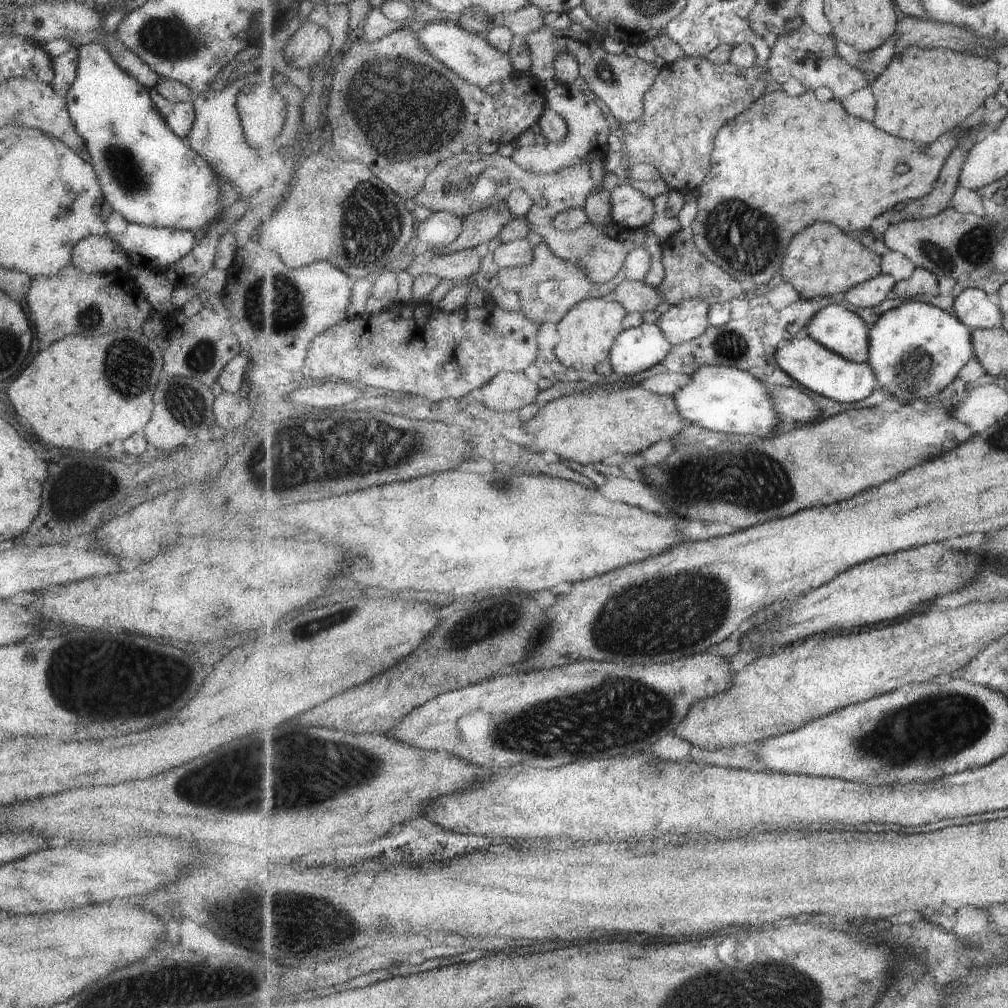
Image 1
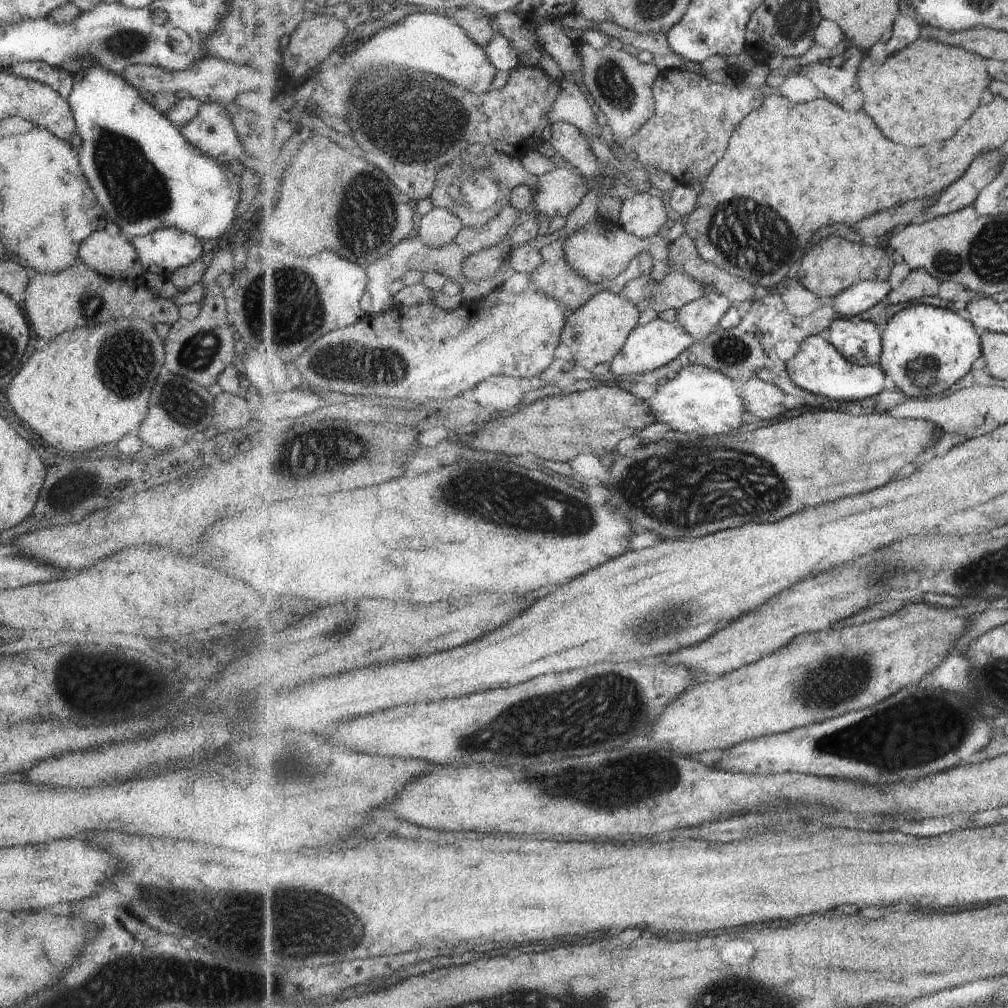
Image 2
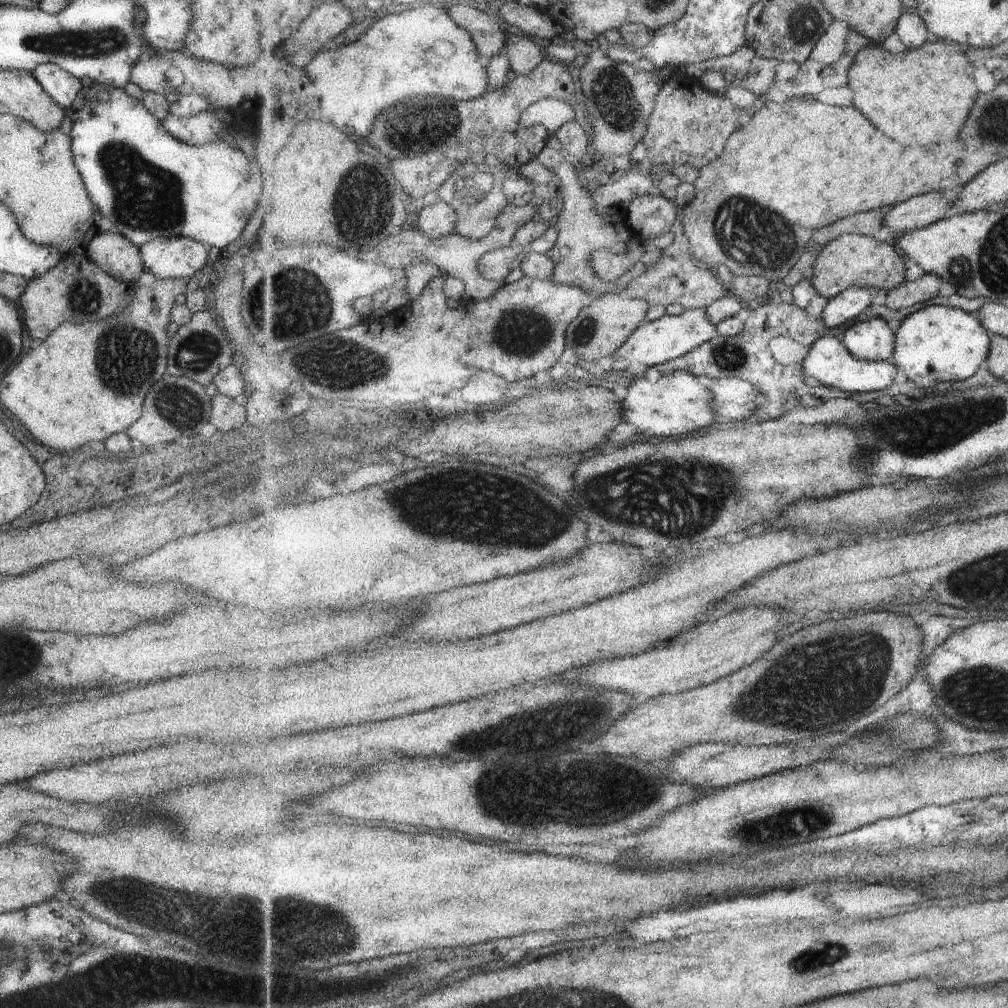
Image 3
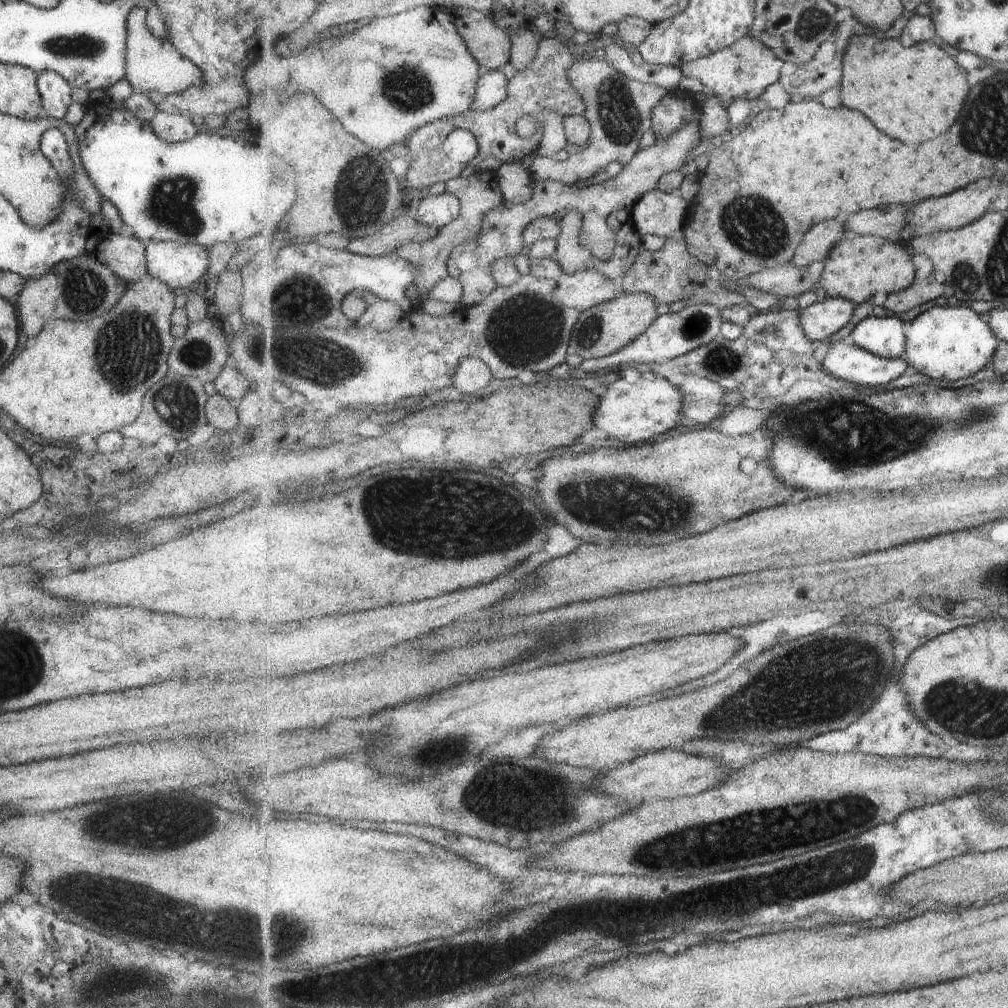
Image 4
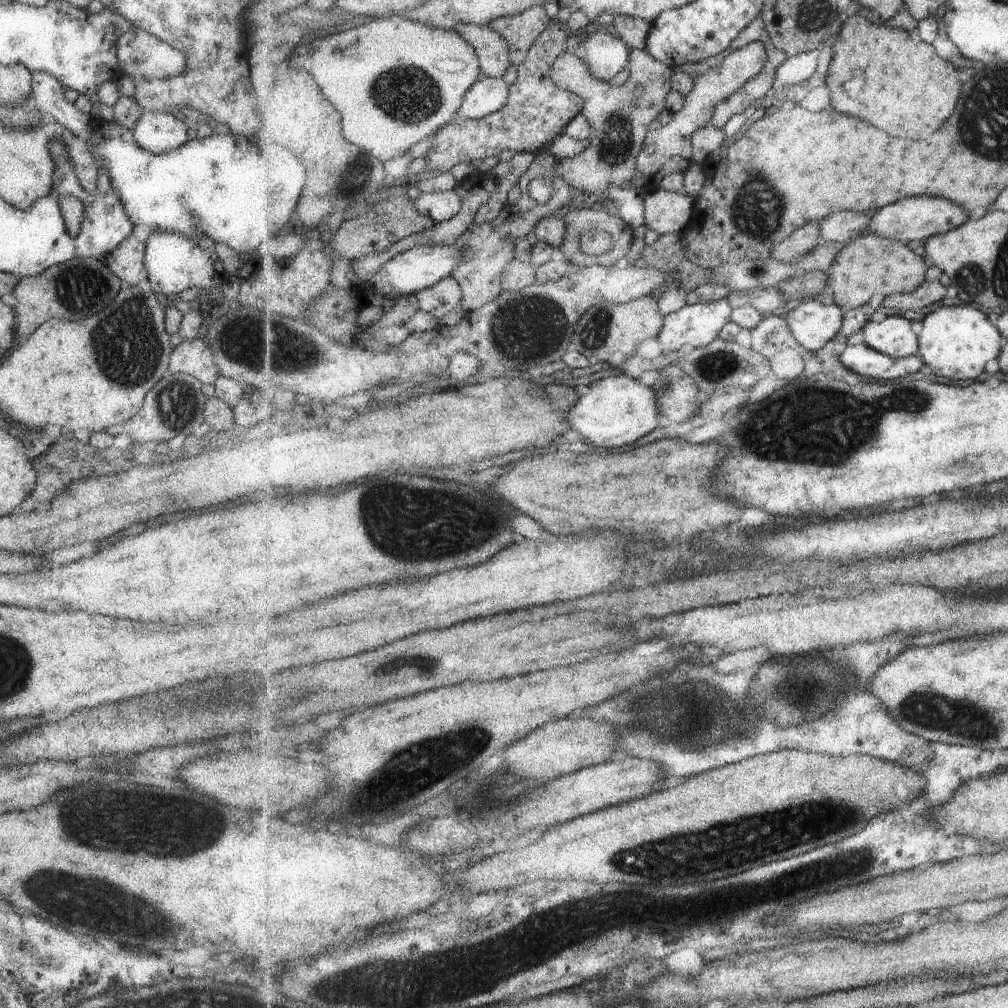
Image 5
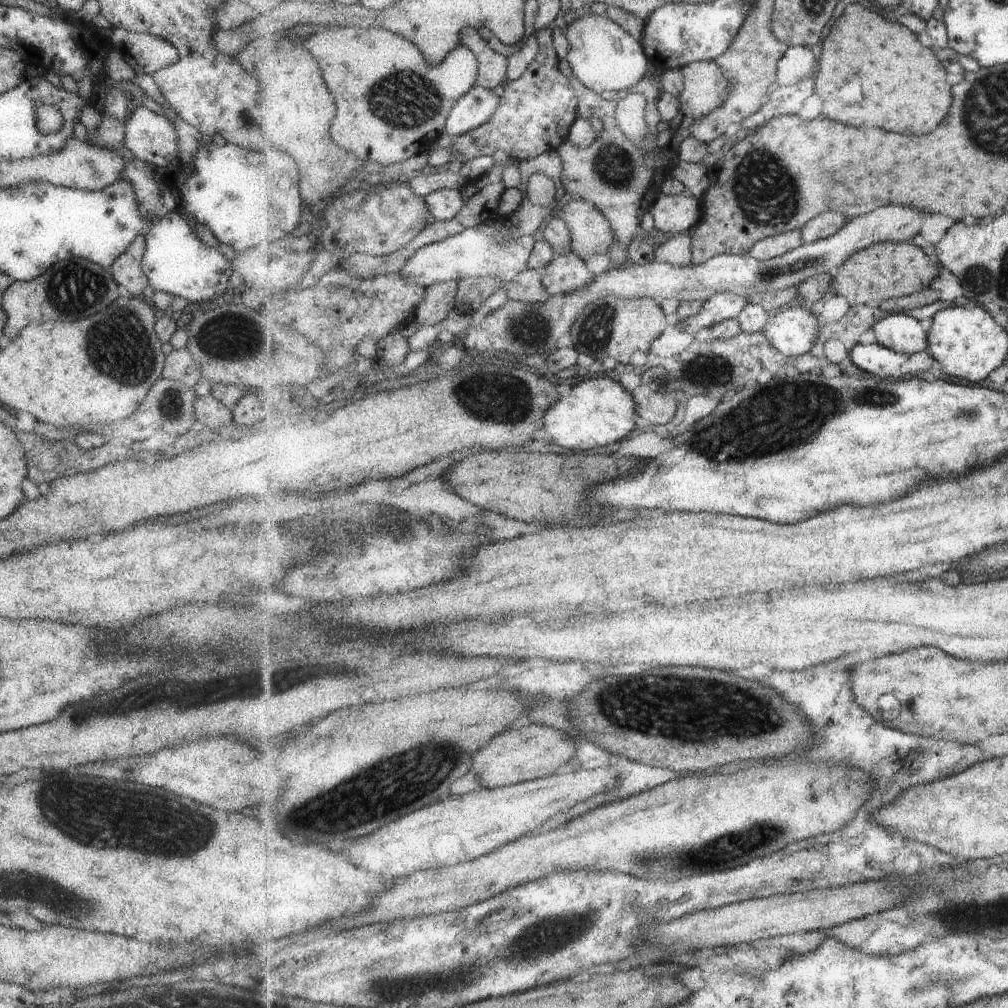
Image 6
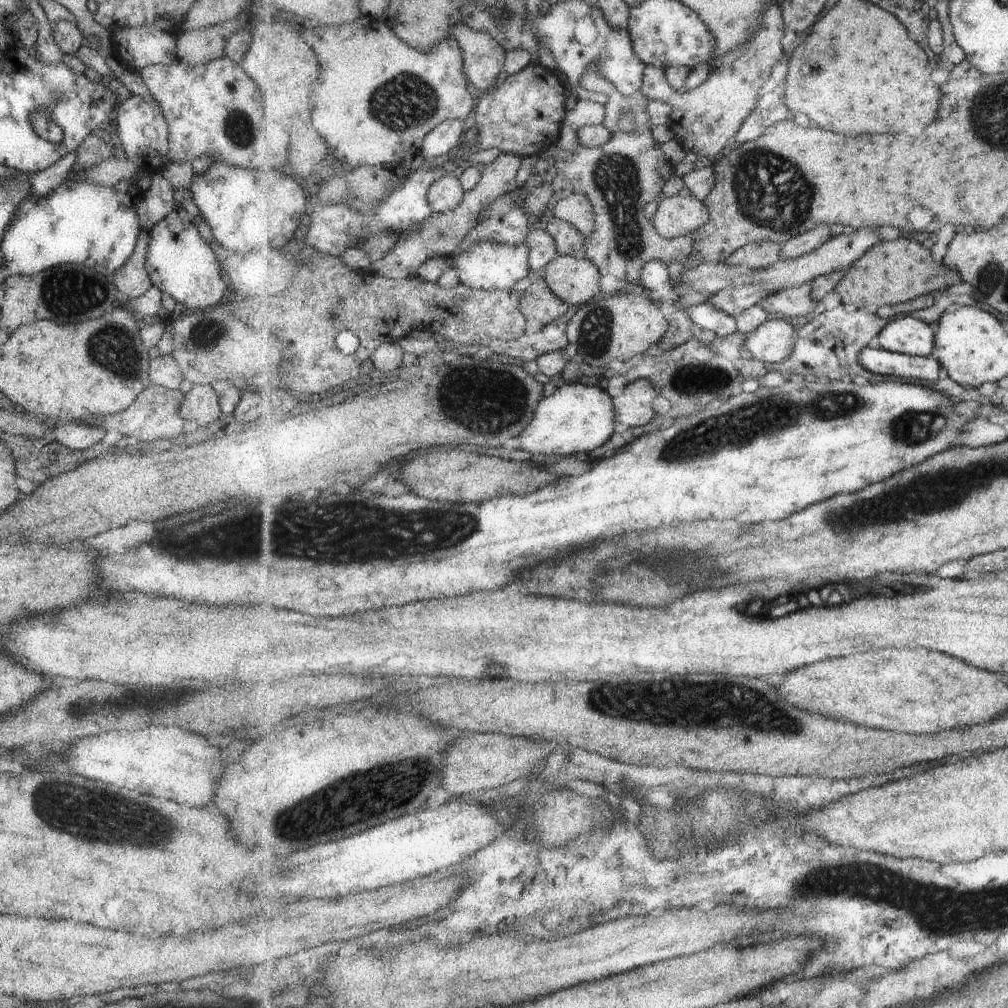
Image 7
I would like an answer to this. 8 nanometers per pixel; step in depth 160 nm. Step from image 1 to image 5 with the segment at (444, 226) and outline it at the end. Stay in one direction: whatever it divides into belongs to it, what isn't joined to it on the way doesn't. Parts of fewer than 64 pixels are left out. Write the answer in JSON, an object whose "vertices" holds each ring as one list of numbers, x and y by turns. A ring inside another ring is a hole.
{"vertices":[[454,192,415,193,417,210,429,216,435,223,443,223,459,215,462,199]]}

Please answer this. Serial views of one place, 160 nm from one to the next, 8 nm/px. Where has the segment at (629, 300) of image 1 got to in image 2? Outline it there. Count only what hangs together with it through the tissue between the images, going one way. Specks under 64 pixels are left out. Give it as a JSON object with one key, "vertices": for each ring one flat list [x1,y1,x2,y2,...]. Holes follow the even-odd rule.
{"vertices":[[671,271,662,281,658,282,650,278,649,275,630,280,625,284,622,294,633,304,636,304,641,313,645,311,663,312,663,310,671,310,671,308,678,310,682,306,701,298,703,286,705,285,693,280,689,275]]}

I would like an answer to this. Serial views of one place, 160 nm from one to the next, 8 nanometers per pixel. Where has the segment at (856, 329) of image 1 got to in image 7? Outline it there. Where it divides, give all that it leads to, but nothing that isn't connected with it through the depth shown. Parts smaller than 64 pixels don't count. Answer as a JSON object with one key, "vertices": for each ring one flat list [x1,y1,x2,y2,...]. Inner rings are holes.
{"vertices":[[898,317,880,331,880,346,887,351,931,357,936,347,936,333,928,322]]}

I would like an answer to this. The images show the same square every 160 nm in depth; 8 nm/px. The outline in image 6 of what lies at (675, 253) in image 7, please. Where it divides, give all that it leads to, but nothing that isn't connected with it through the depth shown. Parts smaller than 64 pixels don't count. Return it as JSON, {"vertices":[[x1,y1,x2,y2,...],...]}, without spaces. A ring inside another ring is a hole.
{"vertices":[[567,59,560,61,560,69,569,79,579,97,579,116,586,119,597,117,603,121,604,126,602,134,591,146,583,148,567,140,557,149,564,164,561,180,562,186,565,188,565,192,569,193,573,198,581,197,596,205,604,213,604,216,609,219,616,234,616,244,608,253,611,258,610,266,615,266,615,264,615,267,629,265,631,260,629,260,628,250,631,248,631,241,634,239,634,236,641,235,643,238,646,238,654,246,655,250,659,245,666,243,670,238,674,237,674,235,661,232,657,228,652,233,648,233,642,227,642,218,653,205,653,202,647,200,645,196,647,196,649,188,653,186,653,178,655,178,654,166,651,166,649,162,655,158,653,148,657,147,657,138,659,138,657,124,662,120,658,102,664,91,661,86,664,71,650,64,644,78,630,90,646,96,645,115,650,132,648,133,648,140,642,143,640,147,619,126,616,108,618,107,618,102,622,99,622,95,613,98,613,100,605,100,603,96,597,94,576,77]]}

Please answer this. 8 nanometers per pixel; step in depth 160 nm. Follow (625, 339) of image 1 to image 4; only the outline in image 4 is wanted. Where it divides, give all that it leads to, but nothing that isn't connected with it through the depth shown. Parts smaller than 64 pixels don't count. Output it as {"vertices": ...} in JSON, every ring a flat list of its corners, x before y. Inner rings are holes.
{"vertices":[[705,303,686,306,678,313,669,313,657,317,657,320,633,343,628,344,623,350,600,359,583,360,580,364,585,372,602,374,606,371,618,370,619,366,627,366,633,362,637,365,650,365,683,356,703,345,712,343,719,335,726,339,737,340,743,336,743,327,731,321,725,321,722,310,715,305]]}

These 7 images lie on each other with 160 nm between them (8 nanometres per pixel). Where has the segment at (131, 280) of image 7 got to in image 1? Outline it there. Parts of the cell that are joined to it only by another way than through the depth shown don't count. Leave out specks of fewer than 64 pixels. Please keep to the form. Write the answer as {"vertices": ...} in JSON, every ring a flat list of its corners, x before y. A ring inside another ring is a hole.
{"vertices":[[89,235,73,245,69,265,84,273,107,275,126,272,131,262,109,236]]}

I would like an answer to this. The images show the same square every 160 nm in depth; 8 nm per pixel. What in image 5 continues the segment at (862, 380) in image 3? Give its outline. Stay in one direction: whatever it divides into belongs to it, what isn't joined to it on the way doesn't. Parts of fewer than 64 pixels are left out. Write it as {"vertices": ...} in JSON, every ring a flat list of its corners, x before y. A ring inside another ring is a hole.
{"vertices":[[864,342,849,345,840,355,839,360,847,370,875,380,897,381,915,374,923,368,923,359,917,354,912,357,896,359,883,354]]}

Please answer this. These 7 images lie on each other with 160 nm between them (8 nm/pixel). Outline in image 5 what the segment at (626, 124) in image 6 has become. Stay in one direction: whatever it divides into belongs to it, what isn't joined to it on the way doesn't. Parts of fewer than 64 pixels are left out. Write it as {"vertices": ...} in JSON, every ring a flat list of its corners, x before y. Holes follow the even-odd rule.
{"vertices":[[759,41,729,53,719,67,715,67,703,76,694,76,693,90,685,96,686,103,673,117,668,125,662,125,655,131,648,132,644,148,640,152,641,166,630,180,631,189,643,190,649,184,655,184,661,178,671,173,684,173,691,168,694,160,692,138,694,132,712,124,716,106,735,94,746,82,757,76,763,70,768,59,765,45]]}

